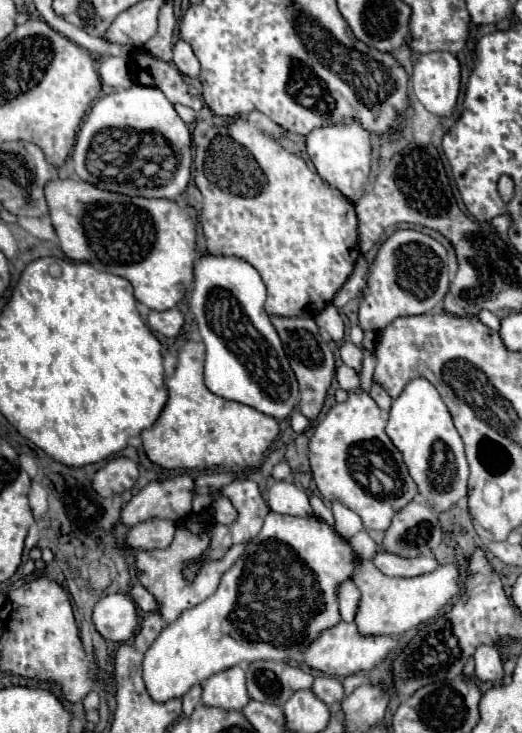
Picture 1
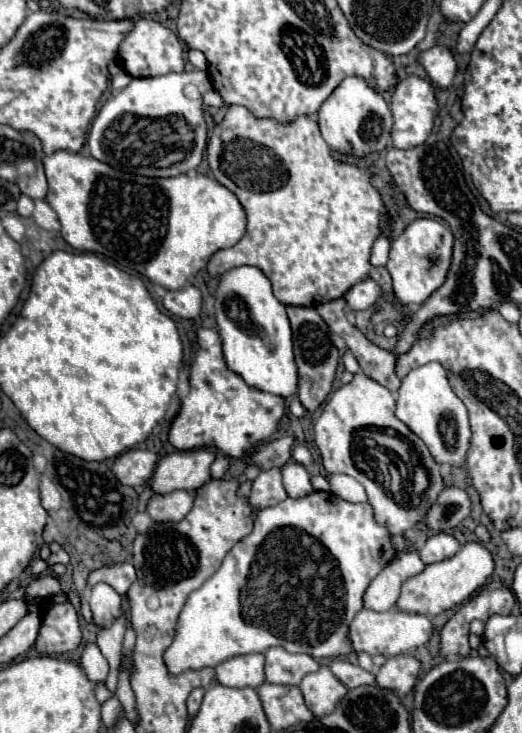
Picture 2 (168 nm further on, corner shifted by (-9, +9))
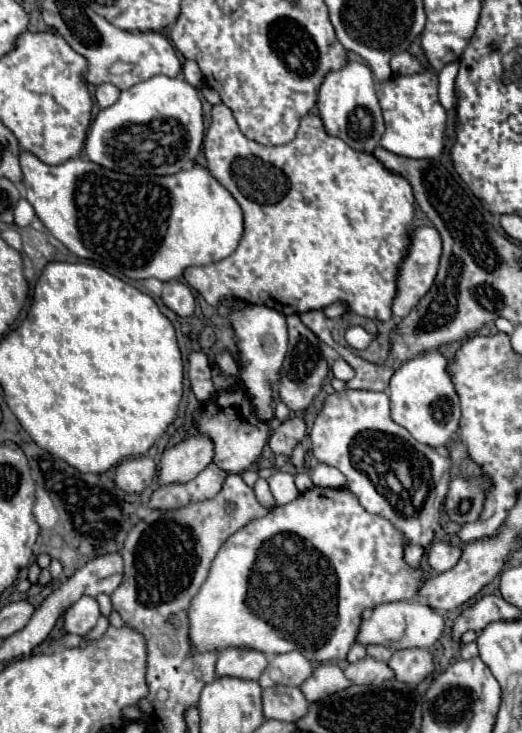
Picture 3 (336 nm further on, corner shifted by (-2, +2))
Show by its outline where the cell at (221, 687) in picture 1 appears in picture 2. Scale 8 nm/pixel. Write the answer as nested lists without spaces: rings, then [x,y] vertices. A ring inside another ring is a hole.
[[[238,655],[216,667],[218,683],[226,687],[260,687],[264,679],[264,655]]]

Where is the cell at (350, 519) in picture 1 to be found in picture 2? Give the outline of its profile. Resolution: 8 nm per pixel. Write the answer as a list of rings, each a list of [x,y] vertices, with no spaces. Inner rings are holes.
[[[344,473],[330,475],[330,491],[346,501],[352,501],[352,503],[366,501],[364,487],[358,481],[354,481],[354,477],[344,475]]]

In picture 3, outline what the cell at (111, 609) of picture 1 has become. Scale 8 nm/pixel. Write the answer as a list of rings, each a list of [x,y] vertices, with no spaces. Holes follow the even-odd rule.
[[[81,596],[77,600],[77,604],[73,604],[67,612],[65,612],[65,630],[69,634],[79,634],[85,636],[87,632],[91,632],[97,626],[101,612],[99,612],[99,604],[93,596]]]

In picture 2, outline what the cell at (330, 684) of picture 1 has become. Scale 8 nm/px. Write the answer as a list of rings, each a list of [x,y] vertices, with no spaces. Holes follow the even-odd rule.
[[[332,661],[330,663],[334,675],[348,687],[348,689],[354,689],[354,687],[360,687],[360,685],[372,685],[376,681],[376,675],[372,671],[364,671],[358,663],[352,663],[352,661]]]

